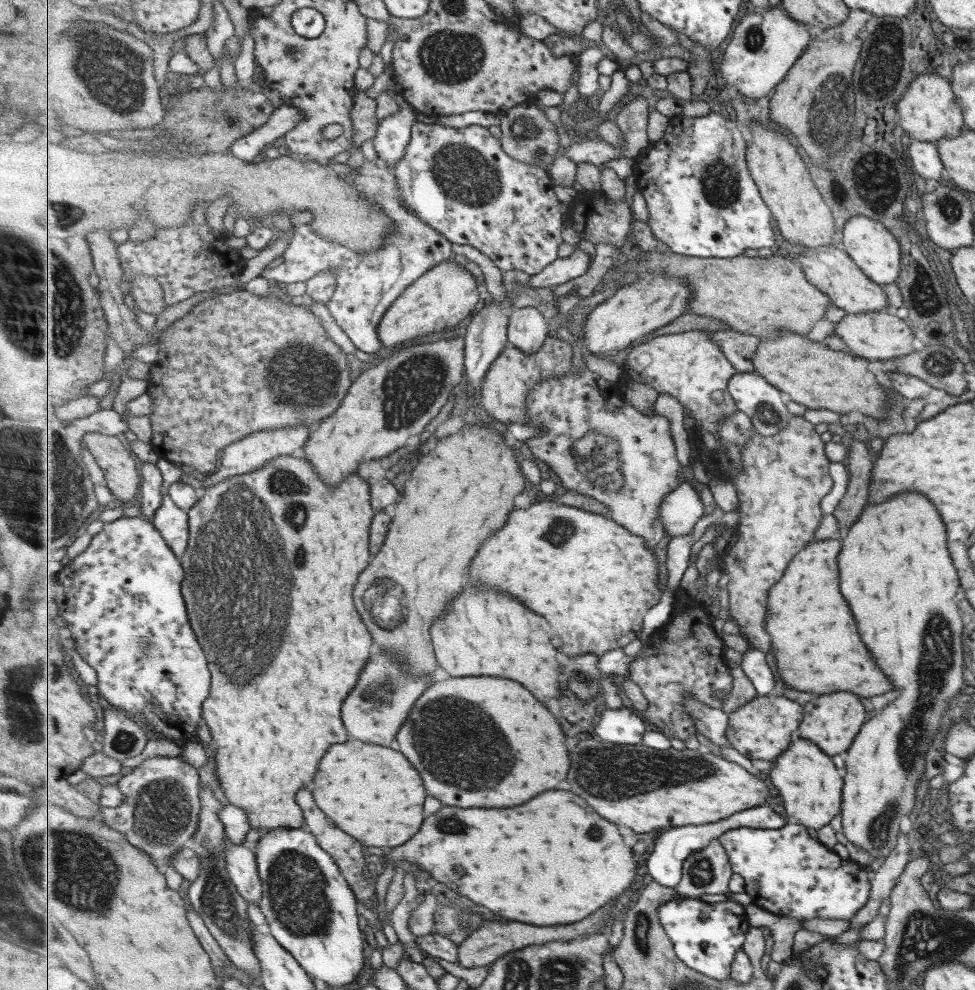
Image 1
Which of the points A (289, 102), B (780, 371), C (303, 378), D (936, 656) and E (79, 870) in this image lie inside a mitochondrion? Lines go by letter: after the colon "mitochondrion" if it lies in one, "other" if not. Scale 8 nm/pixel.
A: other
B: other
C: mitochondrion
D: mitochondrion
E: mitochondrion

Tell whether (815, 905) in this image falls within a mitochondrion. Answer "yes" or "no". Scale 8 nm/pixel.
no

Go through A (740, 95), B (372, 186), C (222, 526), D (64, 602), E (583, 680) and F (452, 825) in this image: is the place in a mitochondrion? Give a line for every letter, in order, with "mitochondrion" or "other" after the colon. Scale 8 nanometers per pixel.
A: other
B: mitochondrion
C: mitochondrion
D: other
E: mitochondrion
F: mitochondrion

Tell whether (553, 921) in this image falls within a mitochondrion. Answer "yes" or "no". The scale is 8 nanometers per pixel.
no

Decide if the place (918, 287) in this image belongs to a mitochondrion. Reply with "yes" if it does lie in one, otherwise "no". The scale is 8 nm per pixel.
no

